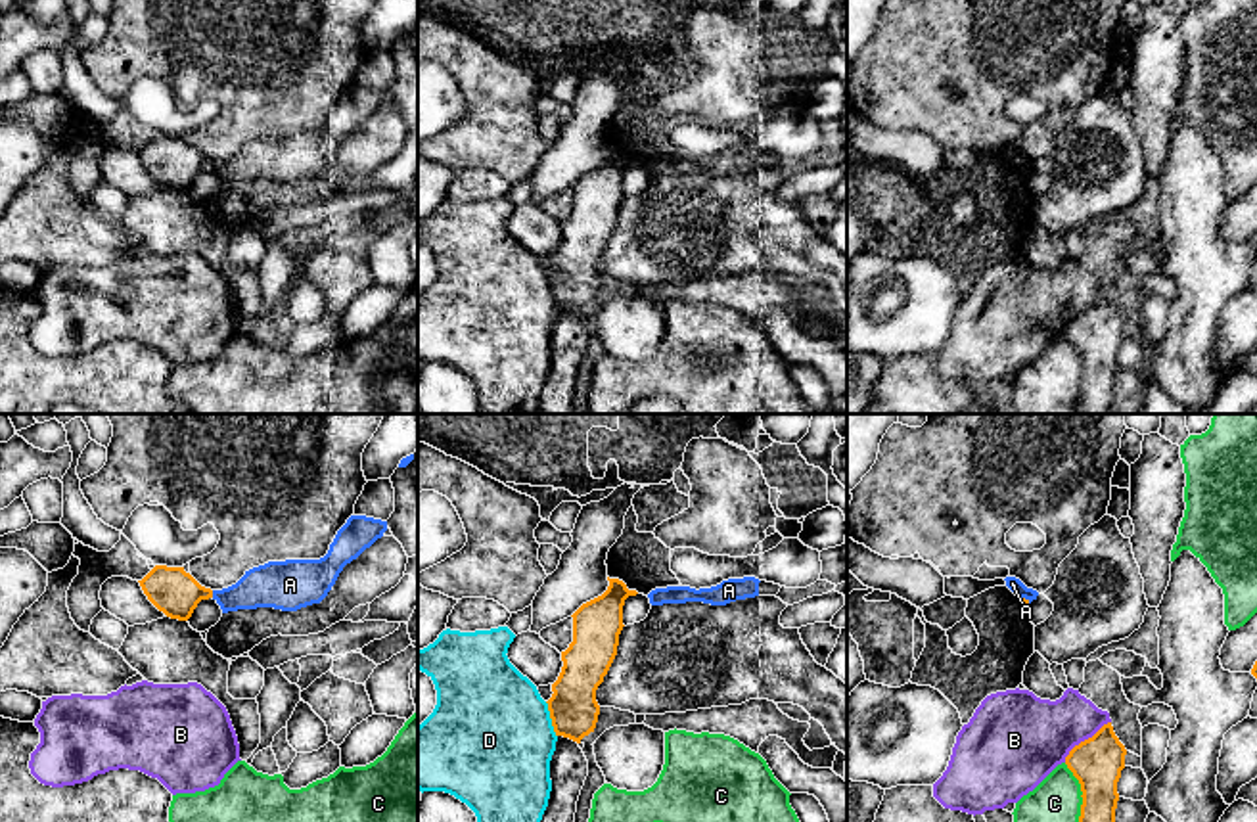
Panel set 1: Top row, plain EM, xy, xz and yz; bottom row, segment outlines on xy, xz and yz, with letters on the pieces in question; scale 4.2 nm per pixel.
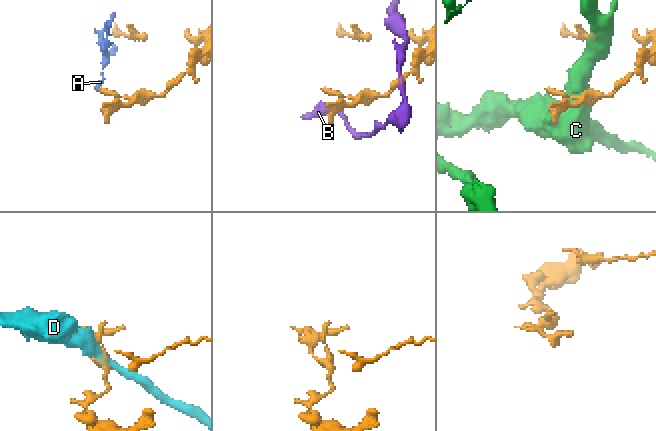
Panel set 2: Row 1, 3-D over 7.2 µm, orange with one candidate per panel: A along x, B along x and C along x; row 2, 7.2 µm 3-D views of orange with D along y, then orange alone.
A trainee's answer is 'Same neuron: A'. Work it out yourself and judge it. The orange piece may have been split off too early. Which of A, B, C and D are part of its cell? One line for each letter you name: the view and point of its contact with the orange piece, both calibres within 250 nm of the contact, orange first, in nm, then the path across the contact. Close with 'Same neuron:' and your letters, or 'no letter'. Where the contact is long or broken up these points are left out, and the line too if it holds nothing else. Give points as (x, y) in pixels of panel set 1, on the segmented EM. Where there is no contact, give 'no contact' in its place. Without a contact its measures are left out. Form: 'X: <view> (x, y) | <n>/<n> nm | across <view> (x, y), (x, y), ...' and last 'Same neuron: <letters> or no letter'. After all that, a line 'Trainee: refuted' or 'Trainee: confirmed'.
Same neuron: no letter
Trainee: refuted

